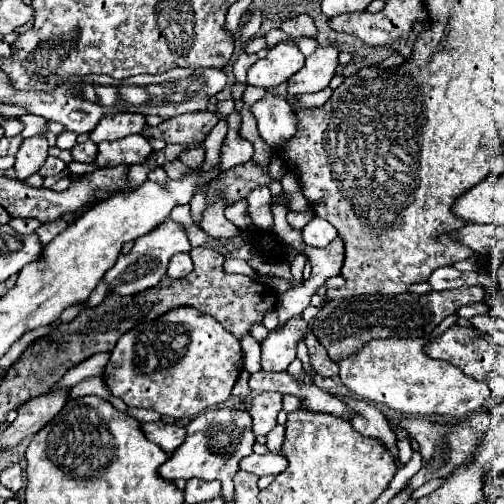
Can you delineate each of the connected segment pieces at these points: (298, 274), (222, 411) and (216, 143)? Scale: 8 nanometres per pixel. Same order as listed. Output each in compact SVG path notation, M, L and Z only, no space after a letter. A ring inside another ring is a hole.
M296 254L296 258L294 258L292 264L290 264L290 268L292 268L292 280L290 280L290 286L294 286L296 282L302 280L304 264L306 264L306 256L304 256L304 254Z
M210 408L202 414L198 414L194 420L186 424L186 440L170 454L170 460L166 460L158 474L164 480L218 480L222 484L224 498L230 500L234 496L234 474L238 472L238 462L252 454L252 446L256 442L252 432L244 432L252 428L252 418L246 416L246 410L232 410L232 408ZM234 428L240 430L234 434Z
M220 120L206 137L206 140L204 141L205 160L202 164L204 170L210 170L219 163L220 149L227 131L227 120Z

